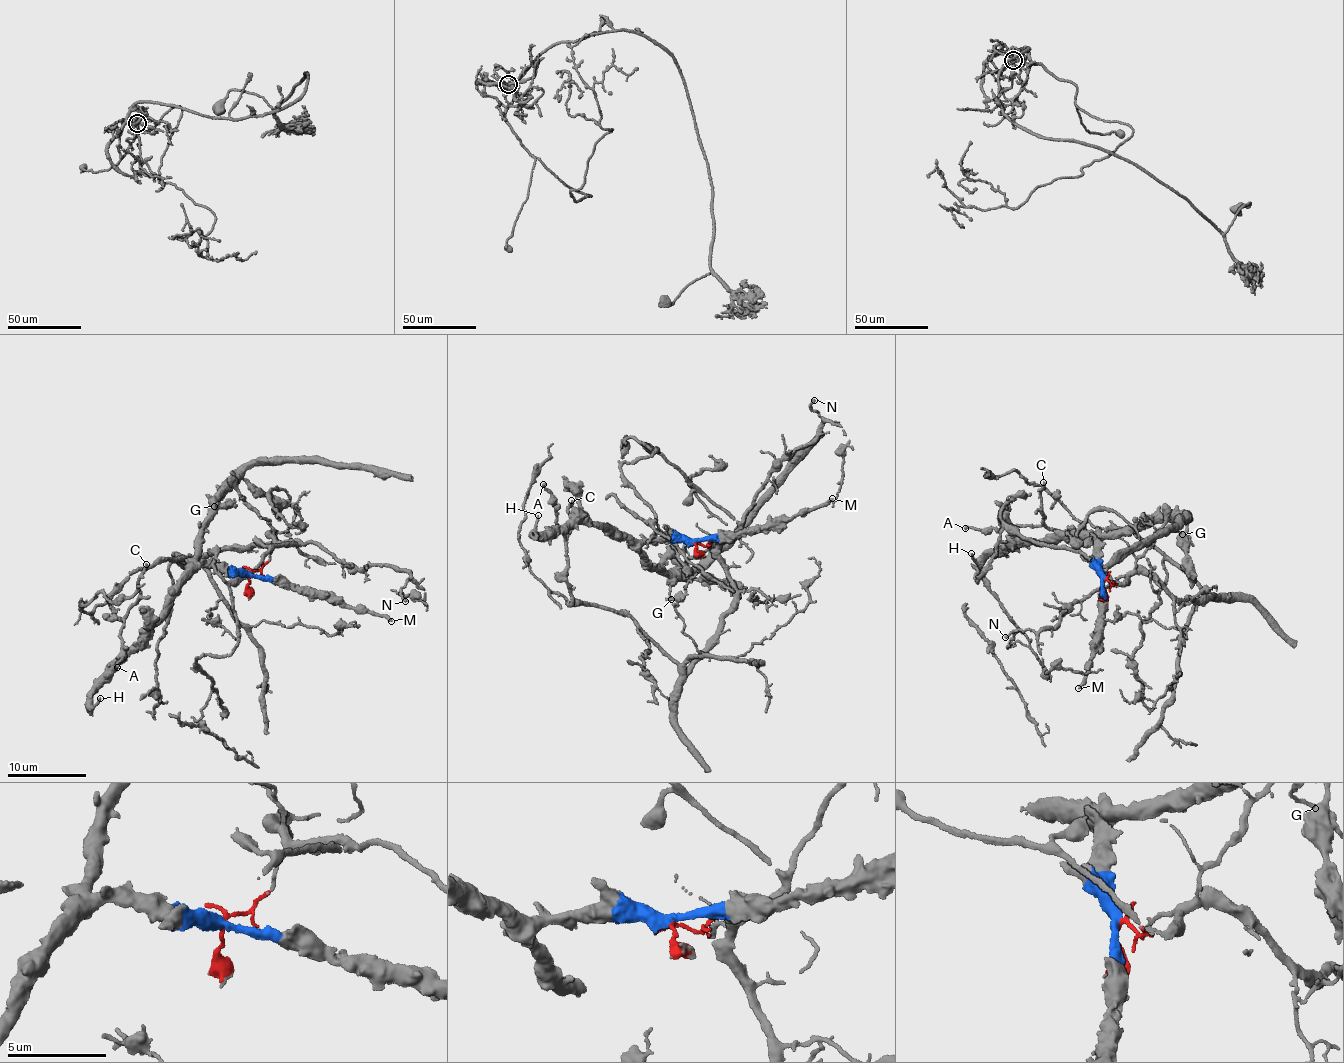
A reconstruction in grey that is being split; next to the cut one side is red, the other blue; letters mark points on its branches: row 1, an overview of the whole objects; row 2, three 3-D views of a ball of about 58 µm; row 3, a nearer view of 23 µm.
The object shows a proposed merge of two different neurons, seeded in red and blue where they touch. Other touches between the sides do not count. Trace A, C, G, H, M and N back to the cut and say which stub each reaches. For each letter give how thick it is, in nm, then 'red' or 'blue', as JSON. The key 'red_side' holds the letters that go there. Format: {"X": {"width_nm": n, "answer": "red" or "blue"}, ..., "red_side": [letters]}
{"A": {"width_nm": 190, "answer": "red"}, "C": {"width_nm": 190, "answer": "red"}, "G": {"width_nm": 180, "answer": "blue"}, "H": {"width_nm": 170, "answer": "blue"}, "M": {"width_nm": 220, "answer": "blue"}, "N": {"width_nm": 180, "answer": "red"}, "red_side": ["A", "C", "N"]}

